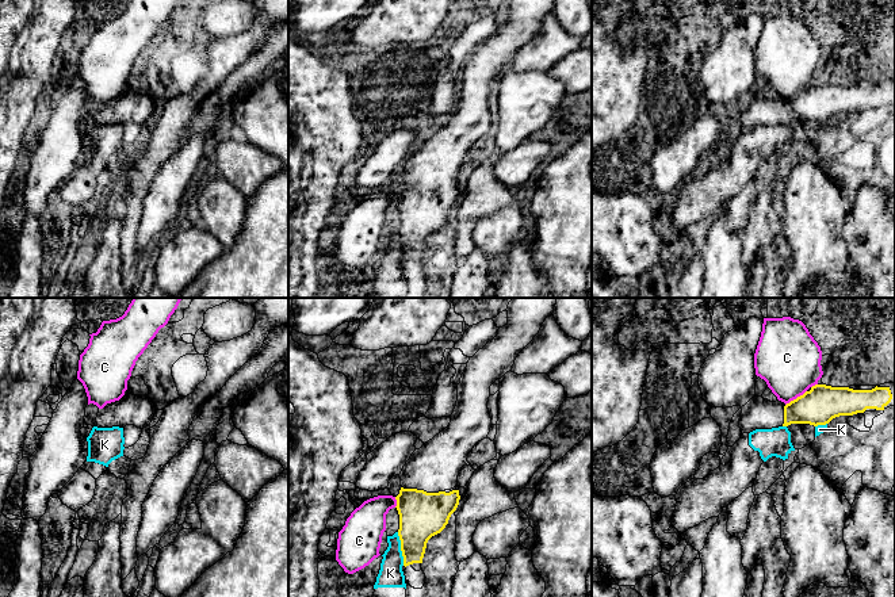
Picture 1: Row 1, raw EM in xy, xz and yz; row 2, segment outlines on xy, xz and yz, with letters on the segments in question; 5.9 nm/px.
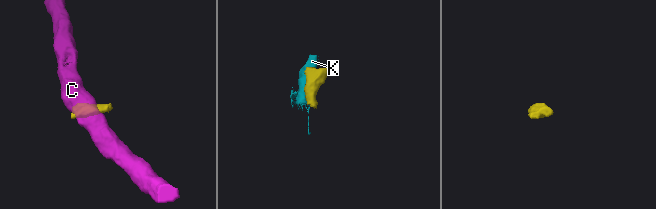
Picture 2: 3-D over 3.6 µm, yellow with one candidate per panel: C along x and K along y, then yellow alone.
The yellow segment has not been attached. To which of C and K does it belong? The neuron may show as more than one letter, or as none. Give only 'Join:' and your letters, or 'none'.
Join: none

